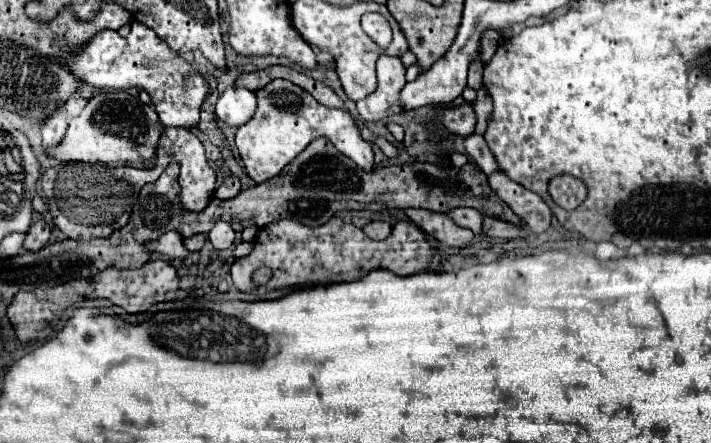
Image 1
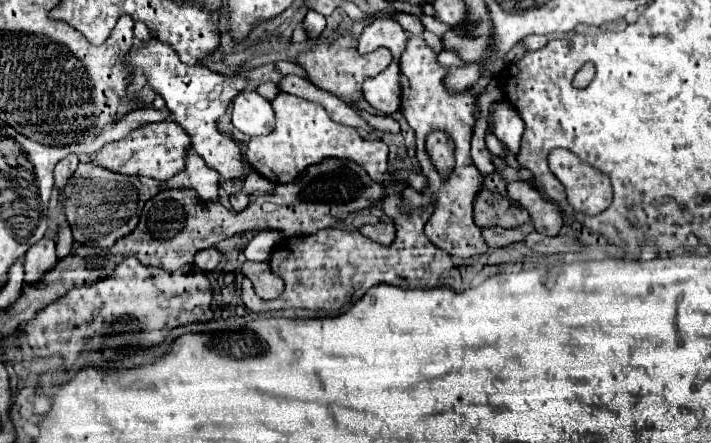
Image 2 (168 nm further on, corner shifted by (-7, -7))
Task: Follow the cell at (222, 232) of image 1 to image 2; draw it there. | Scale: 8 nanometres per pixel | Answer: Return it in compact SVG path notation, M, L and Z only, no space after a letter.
M264 230L260 232L244 250L246 258L248 260L254 260L254 262L264 262L270 258L270 252L274 252L274 248L282 242L282 236L274 230Z

